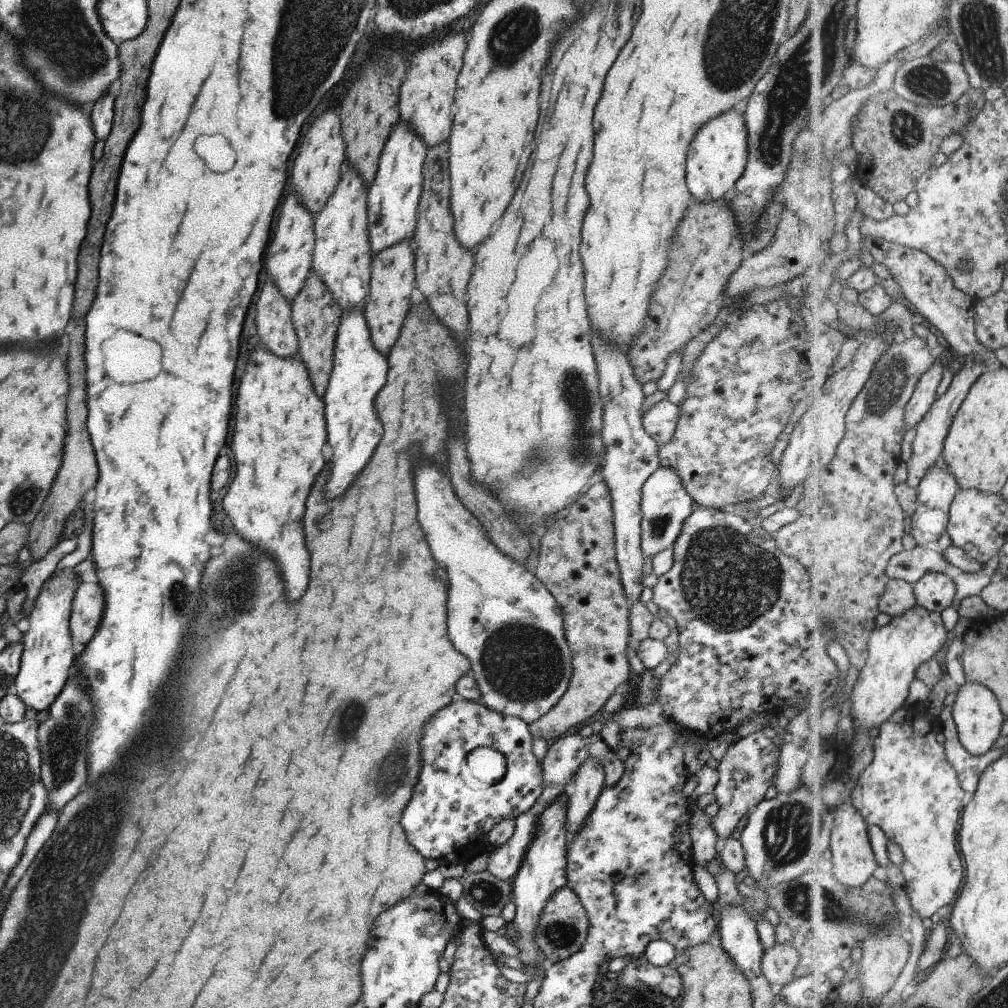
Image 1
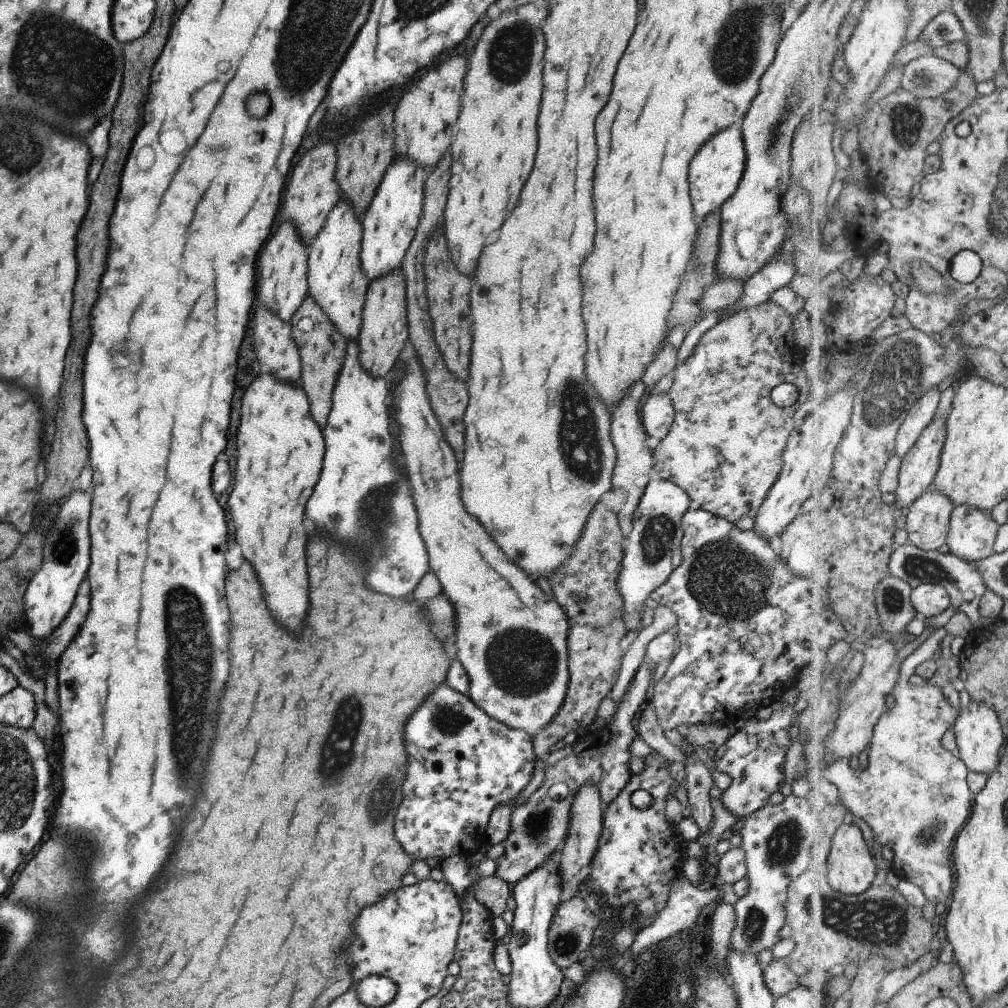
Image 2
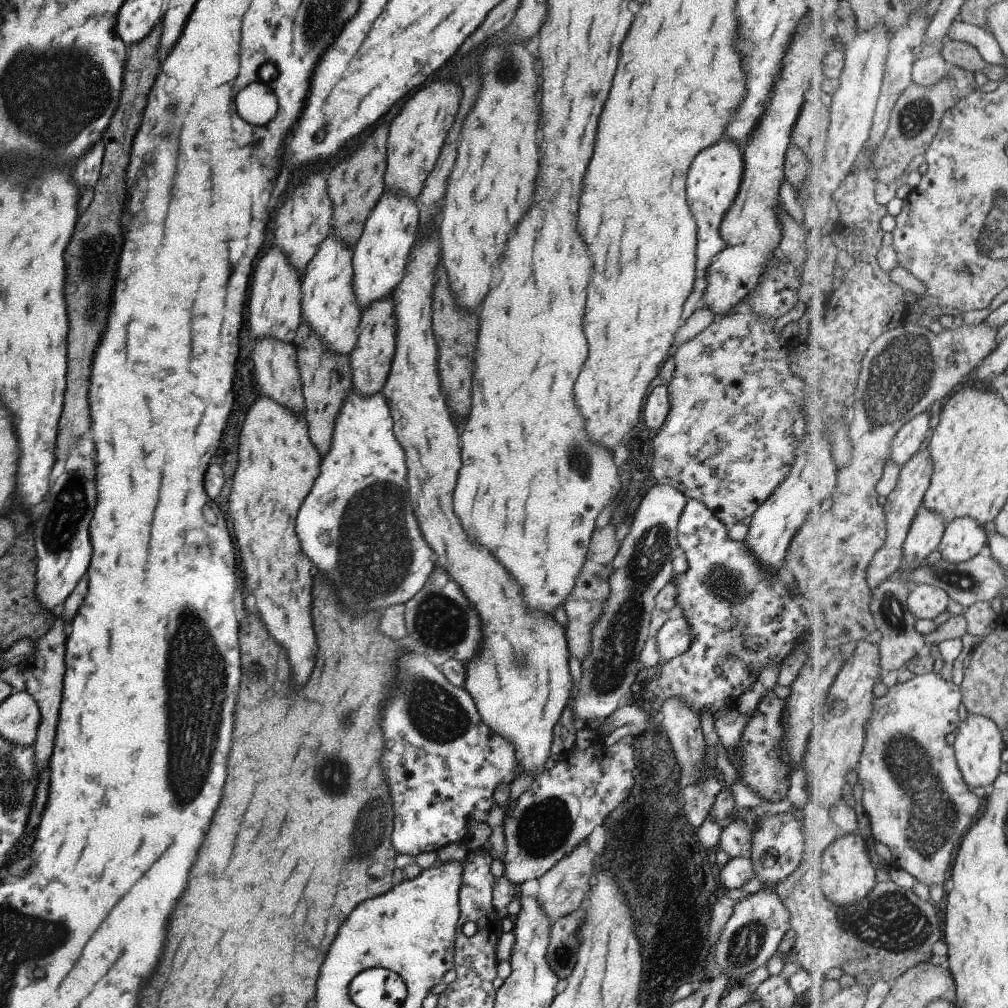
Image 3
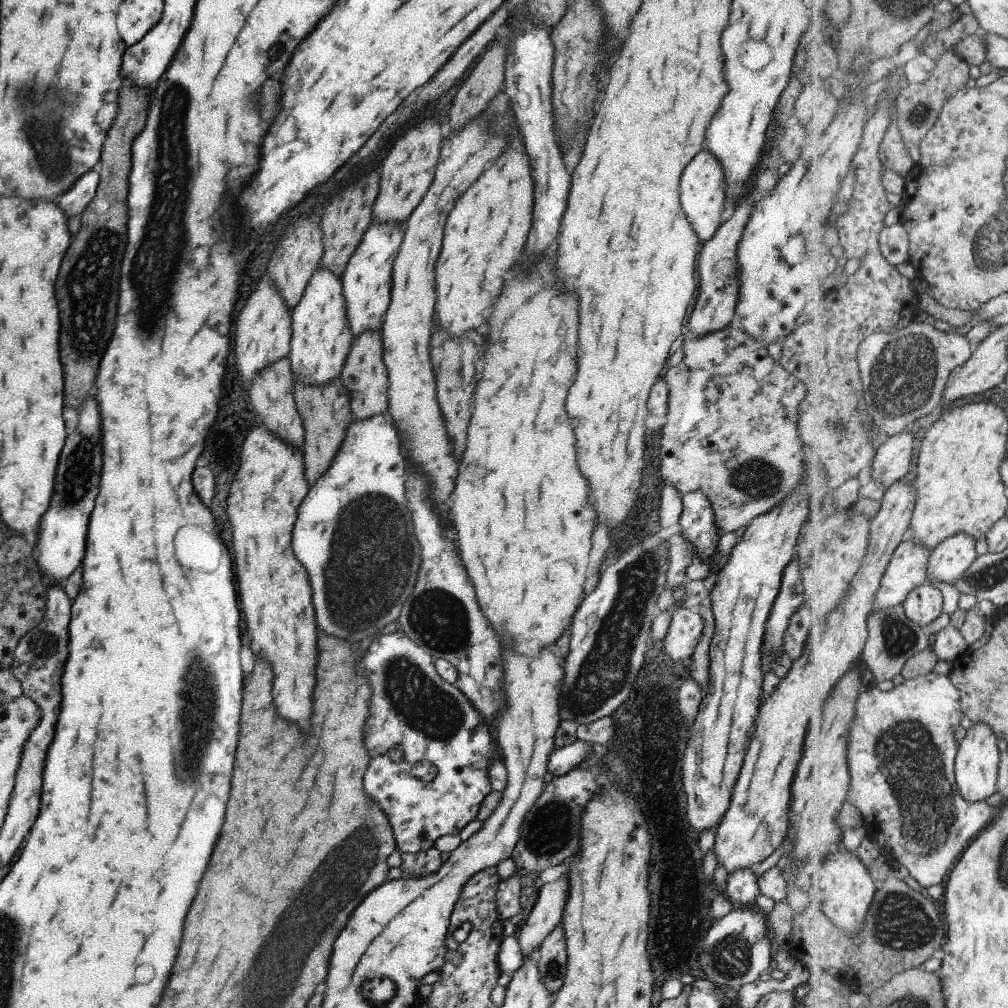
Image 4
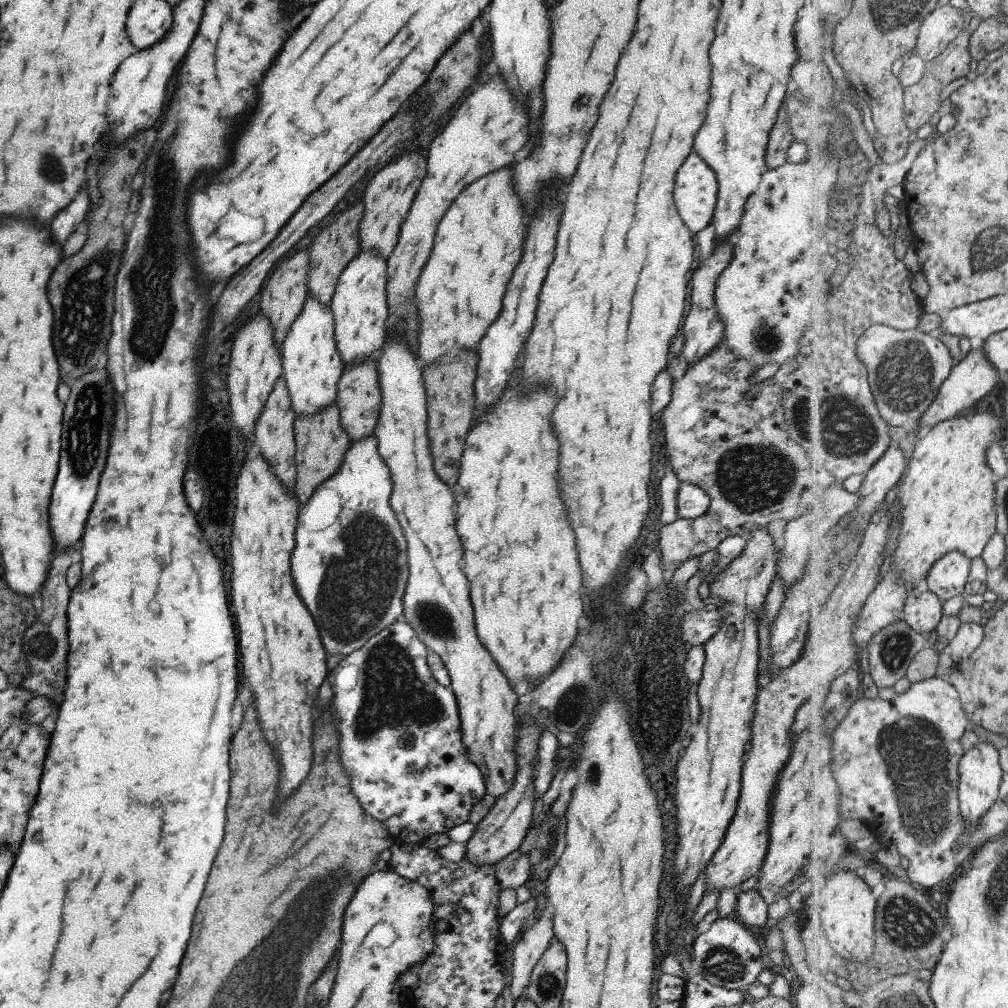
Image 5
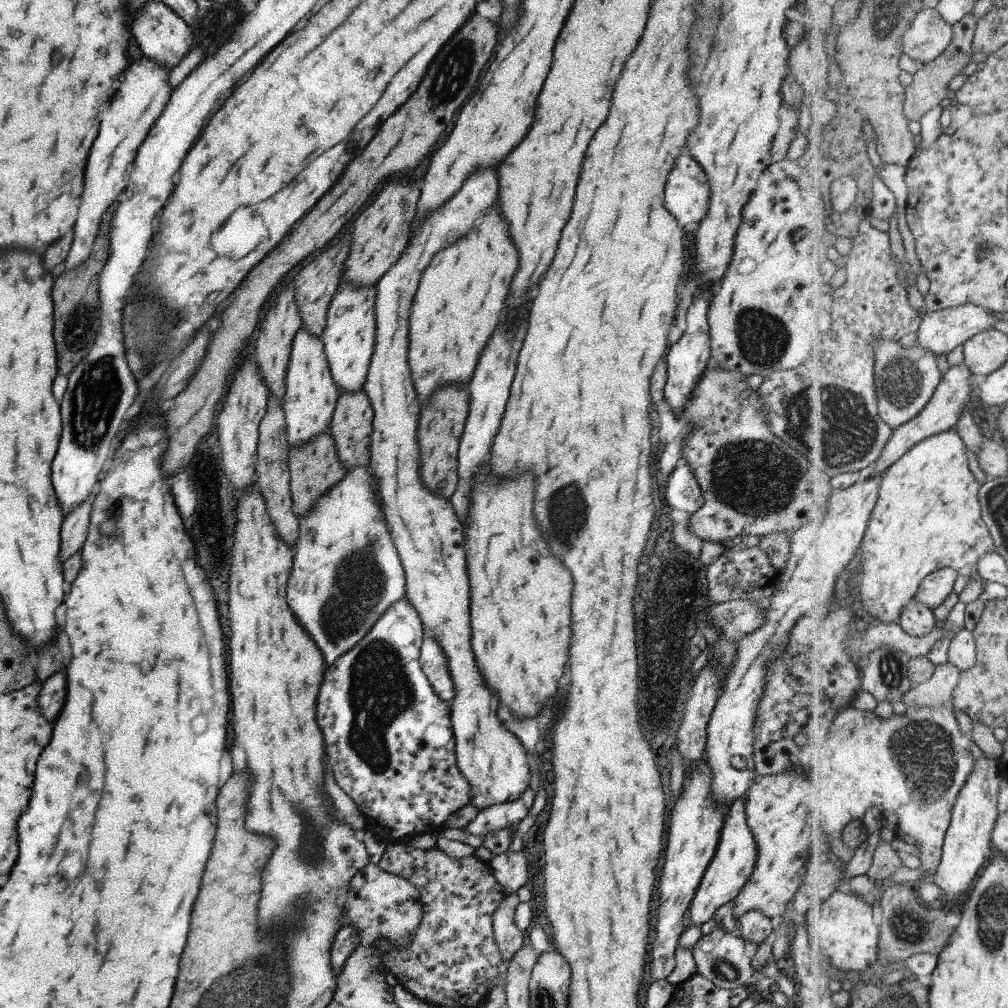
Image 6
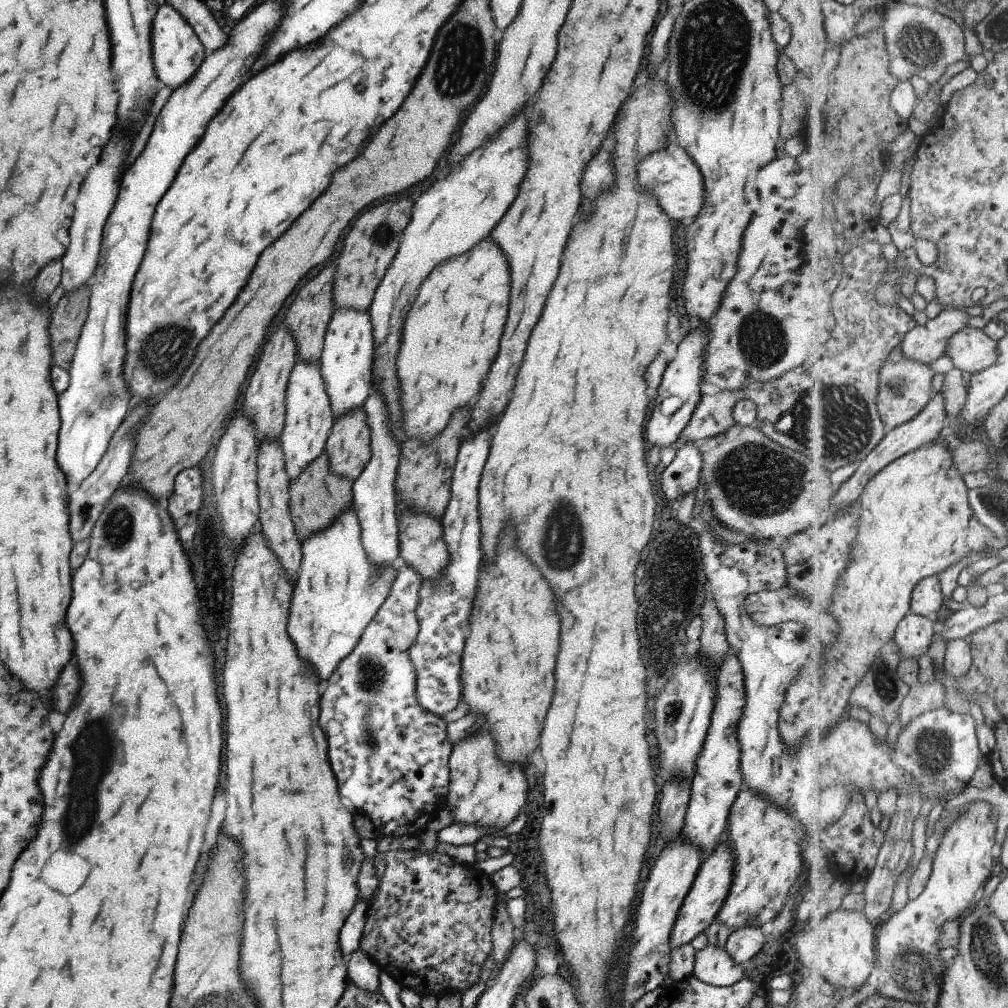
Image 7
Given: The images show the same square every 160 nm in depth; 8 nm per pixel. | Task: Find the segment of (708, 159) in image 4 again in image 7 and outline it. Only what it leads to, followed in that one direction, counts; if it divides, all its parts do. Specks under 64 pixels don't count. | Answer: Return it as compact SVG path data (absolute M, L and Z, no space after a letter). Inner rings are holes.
M669 146L665 150L659 150L651 156L647 156L637 166L637 180L643 186L643 190L649 190L655 194L655 198L661 204L661 210L675 222L685 218L695 218L695 214L701 210L703 202L703 180L697 170L697 166L691 162L691 158L677 146Z

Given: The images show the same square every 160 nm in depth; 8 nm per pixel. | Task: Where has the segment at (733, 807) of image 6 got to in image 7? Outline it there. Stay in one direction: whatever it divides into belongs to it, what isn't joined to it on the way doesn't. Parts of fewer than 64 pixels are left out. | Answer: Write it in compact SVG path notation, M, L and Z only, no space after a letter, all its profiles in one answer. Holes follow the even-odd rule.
M725 838L714 846L713 850L704 856L700 867L697 869L695 878L687 891L680 909L677 911L673 928L670 932L670 950L682 944L689 943L699 933L715 920L717 911L721 908L724 898L728 895L732 883L732 866L734 858L730 848L723 842Z

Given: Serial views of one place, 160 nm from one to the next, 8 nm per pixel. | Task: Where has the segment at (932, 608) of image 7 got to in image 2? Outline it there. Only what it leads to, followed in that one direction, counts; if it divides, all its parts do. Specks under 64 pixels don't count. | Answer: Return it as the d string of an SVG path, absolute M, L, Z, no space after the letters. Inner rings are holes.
M968 504L957 505L952 513L947 545L949 552L977 562L990 557L999 532L991 511Z

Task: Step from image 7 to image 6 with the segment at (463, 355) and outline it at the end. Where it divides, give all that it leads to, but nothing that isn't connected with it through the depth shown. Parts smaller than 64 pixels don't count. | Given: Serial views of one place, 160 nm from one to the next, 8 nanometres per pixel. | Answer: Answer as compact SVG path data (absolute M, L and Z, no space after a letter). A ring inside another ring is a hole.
M491 206L487 214L479 216L479 224L472 226L464 237L457 238L453 244L441 248L431 257L417 283L409 309L409 368L413 378L413 388L420 406L425 406L435 392L449 384L465 382L481 354L489 334L499 324L499 314L503 308L503 296L507 294L509 282L517 270L517 252L507 234L507 226L501 218L497 206Z

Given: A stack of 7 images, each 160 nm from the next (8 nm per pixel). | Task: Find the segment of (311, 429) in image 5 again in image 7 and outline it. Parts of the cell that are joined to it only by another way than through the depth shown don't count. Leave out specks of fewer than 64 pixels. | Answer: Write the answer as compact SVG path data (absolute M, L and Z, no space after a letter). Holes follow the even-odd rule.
M325 452L316 456L295 478L288 481L288 507L296 537L300 542L325 528L341 511L351 509L351 489L352 481L329 470Z

